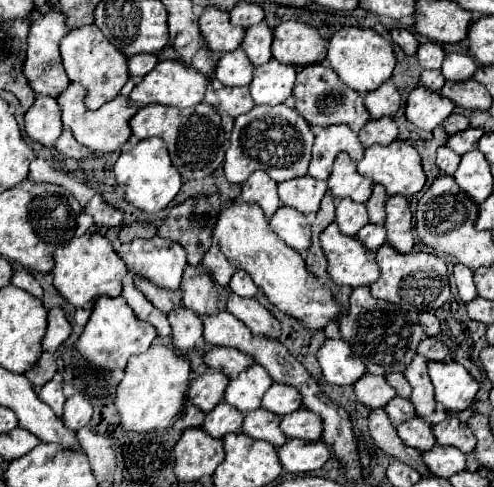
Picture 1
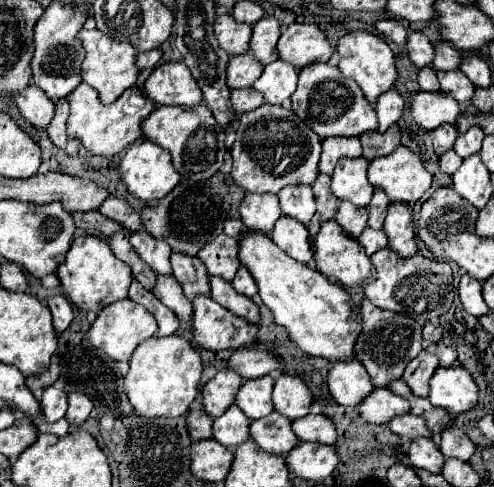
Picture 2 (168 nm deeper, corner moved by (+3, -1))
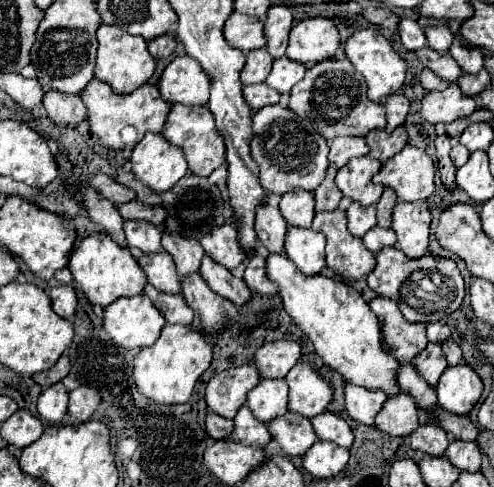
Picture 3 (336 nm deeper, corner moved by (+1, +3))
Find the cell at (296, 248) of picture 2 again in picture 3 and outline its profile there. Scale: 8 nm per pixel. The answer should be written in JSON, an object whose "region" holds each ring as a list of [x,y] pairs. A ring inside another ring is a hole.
{"region":[[[289,226],[285,252],[287,258],[307,276],[319,276],[325,268],[325,236],[319,232]]]}

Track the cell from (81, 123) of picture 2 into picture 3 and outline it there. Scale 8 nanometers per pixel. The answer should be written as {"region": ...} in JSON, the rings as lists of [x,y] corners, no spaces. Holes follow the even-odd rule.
{"region":[[[93,78],[91,84],[83,90],[81,100],[89,110],[91,132],[99,138],[103,146],[113,150],[123,150],[127,148],[127,144],[135,146],[135,142],[139,142],[145,132],[161,132],[171,110],[171,106],[161,98],[159,88],[153,84],[143,84],[131,94],[115,94],[109,84]]]}

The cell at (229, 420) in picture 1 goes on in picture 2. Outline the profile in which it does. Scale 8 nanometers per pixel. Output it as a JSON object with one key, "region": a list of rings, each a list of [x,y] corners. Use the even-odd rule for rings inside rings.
{"region":[[[227,408],[225,414],[213,420],[213,438],[227,448],[235,448],[249,440],[249,418],[237,408]]]}

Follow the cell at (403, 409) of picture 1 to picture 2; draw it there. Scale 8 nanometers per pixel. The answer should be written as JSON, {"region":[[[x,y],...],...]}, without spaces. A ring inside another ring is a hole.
{"region":[[[403,414],[397,416],[395,420],[391,420],[391,424],[387,424],[391,428],[393,434],[405,436],[407,440],[419,438],[419,436],[431,436],[427,430],[427,424],[421,416],[413,416],[413,414]]]}

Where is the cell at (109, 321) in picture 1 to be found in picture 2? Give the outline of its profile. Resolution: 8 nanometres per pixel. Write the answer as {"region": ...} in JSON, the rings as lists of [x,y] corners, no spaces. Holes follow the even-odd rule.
{"region":[[[125,298],[121,302],[113,302],[109,306],[105,306],[97,320],[91,324],[91,328],[87,330],[87,340],[101,352],[105,352],[109,358],[113,360],[123,360],[129,362],[133,350],[147,338],[151,338],[157,332],[157,322],[155,318],[139,304],[135,304],[133,300]]]}

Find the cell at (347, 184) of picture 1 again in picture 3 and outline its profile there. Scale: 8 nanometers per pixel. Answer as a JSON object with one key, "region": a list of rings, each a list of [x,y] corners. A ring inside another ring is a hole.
{"region":[[[361,156],[349,160],[347,166],[343,166],[337,172],[337,186],[343,192],[343,196],[359,202],[361,206],[373,206],[383,194],[383,184],[375,184],[373,176],[381,170],[381,162],[371,156]]]}

